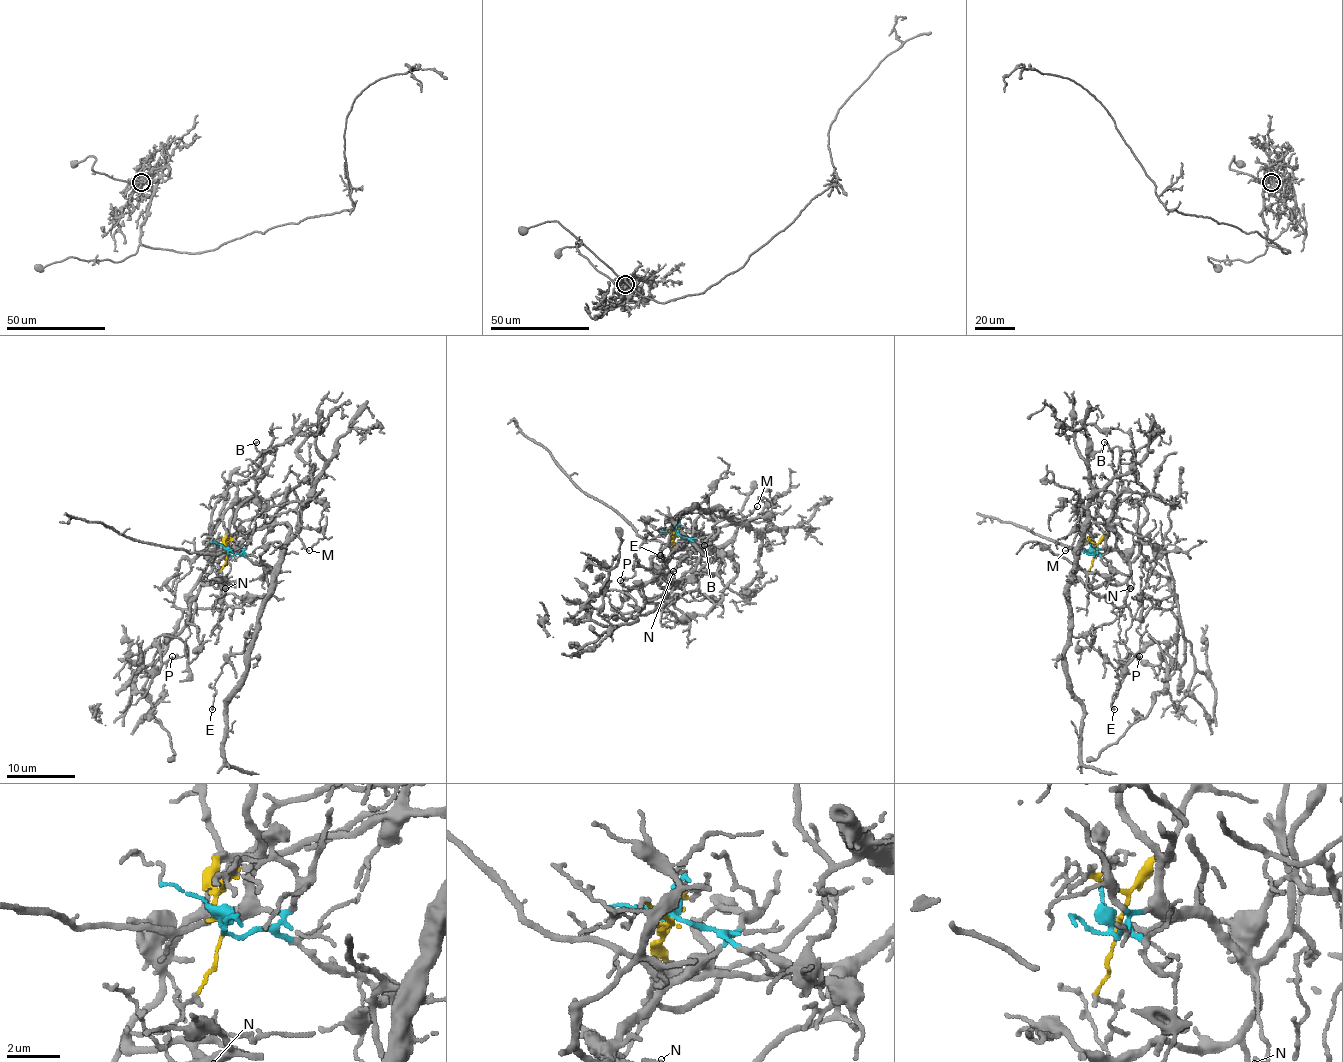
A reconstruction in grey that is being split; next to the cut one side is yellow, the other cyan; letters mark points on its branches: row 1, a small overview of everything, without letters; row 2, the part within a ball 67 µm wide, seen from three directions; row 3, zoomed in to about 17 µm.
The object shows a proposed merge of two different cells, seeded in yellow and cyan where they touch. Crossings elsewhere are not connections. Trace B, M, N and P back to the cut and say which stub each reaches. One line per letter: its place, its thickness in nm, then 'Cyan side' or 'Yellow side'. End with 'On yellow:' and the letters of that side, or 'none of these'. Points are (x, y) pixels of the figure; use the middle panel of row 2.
B: Place: (704, 545). Thickness 110 nm. Cyan side
M: Place: (757, 506). Thickness 90 nm. Yellow side
N: Place: (673, 571). Thickness 130 nm. Cyan side
P: Place: (620, 580). Thickness 120 nm. Cyan side
On yellow: M

